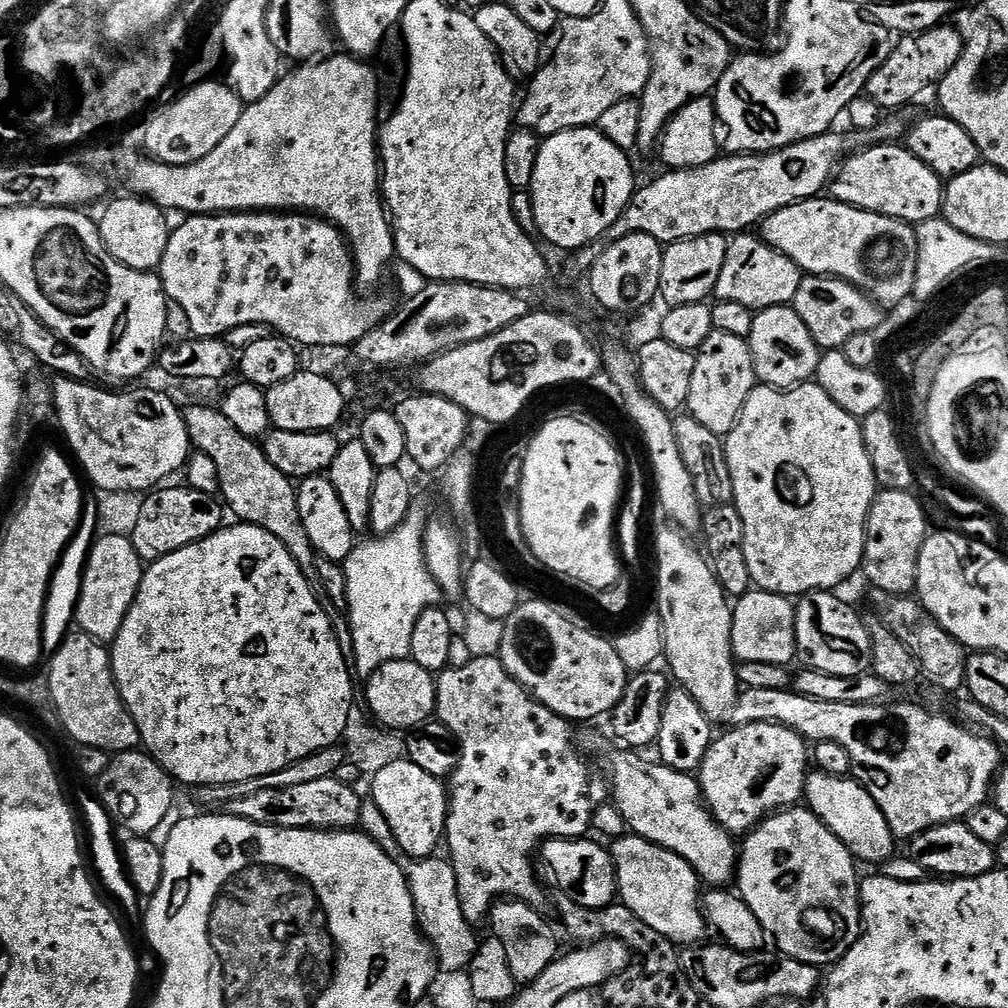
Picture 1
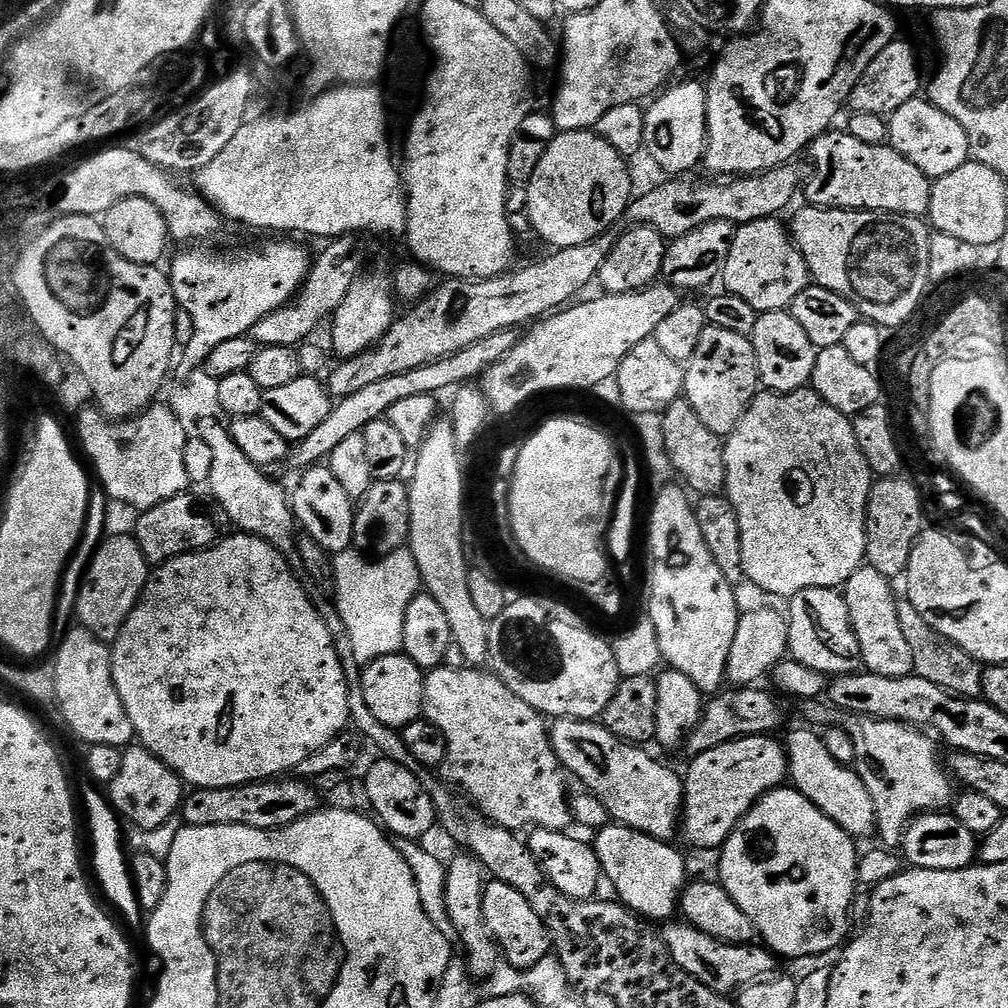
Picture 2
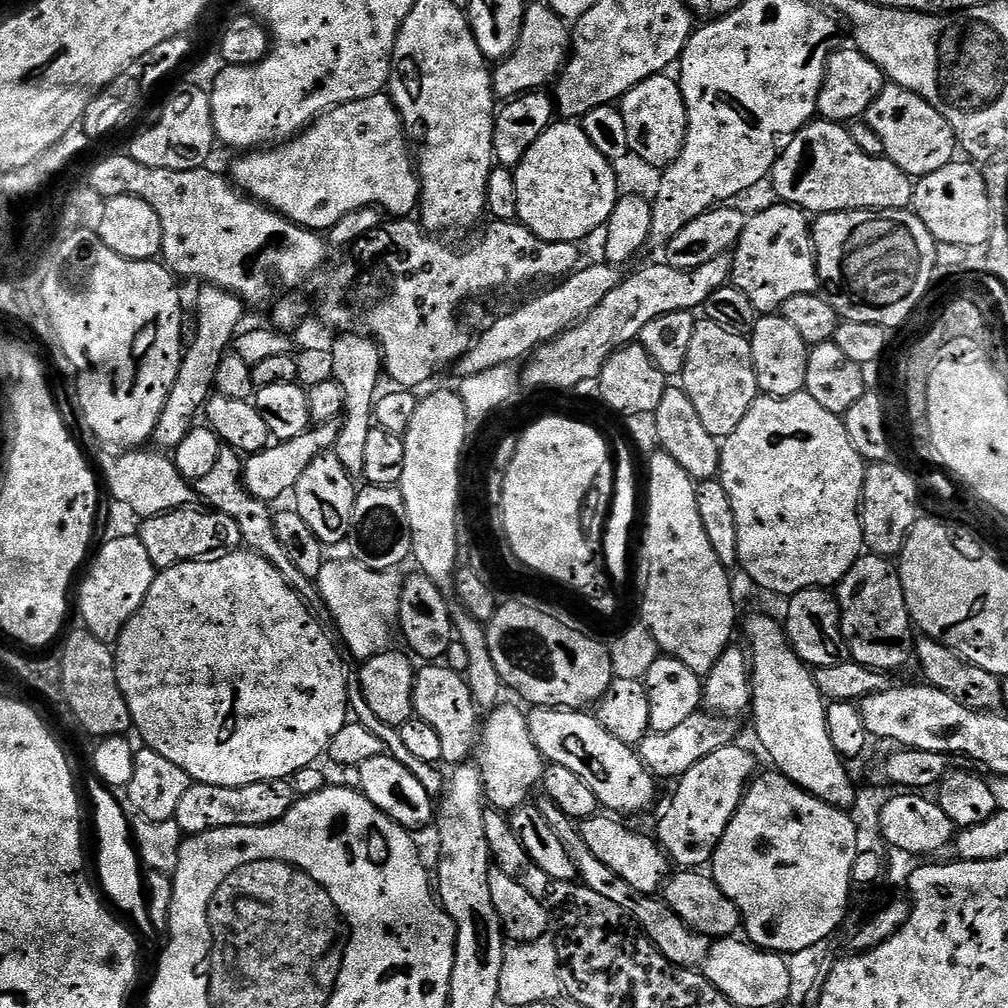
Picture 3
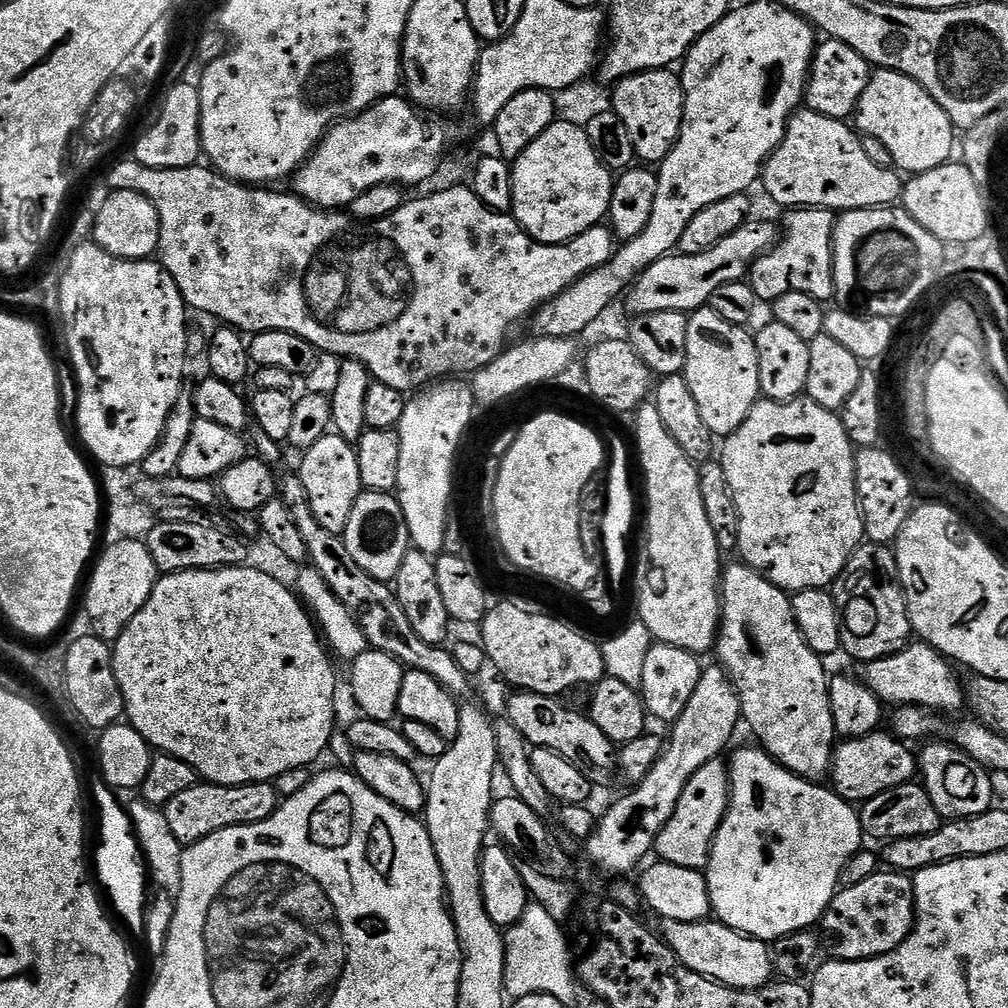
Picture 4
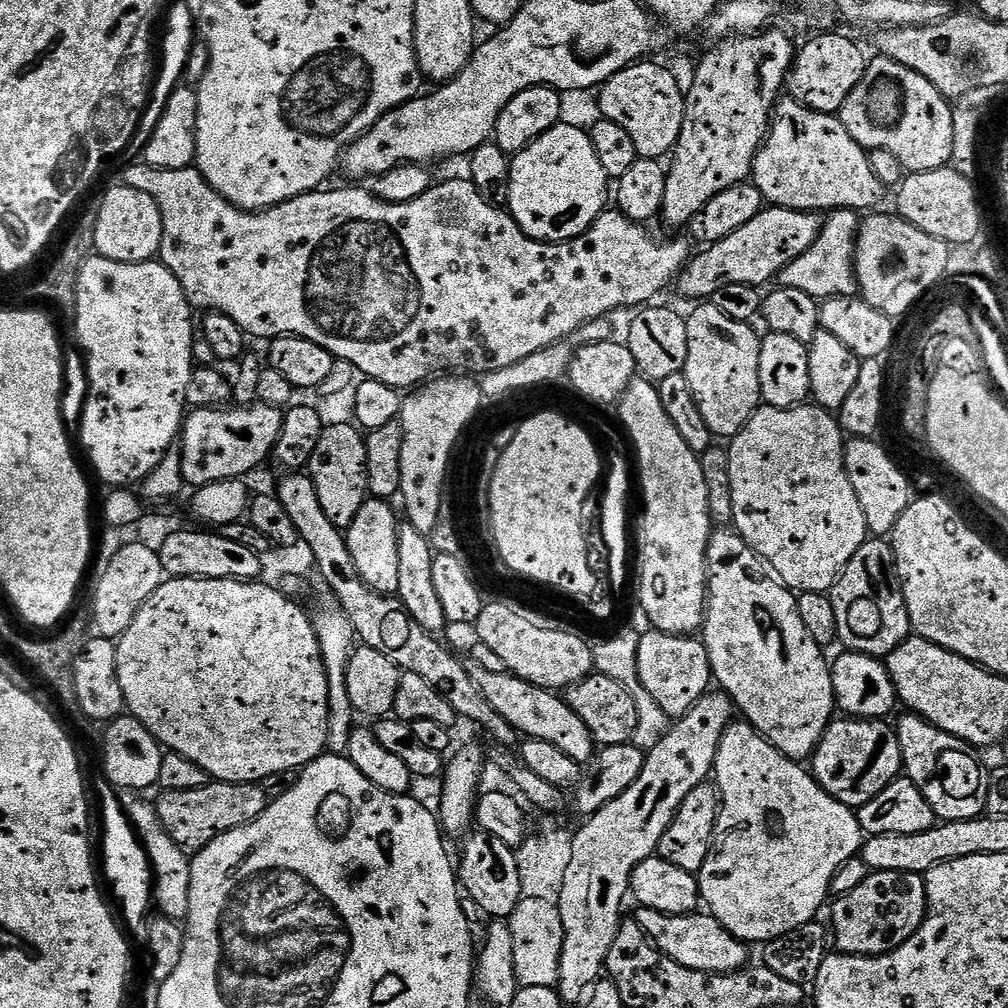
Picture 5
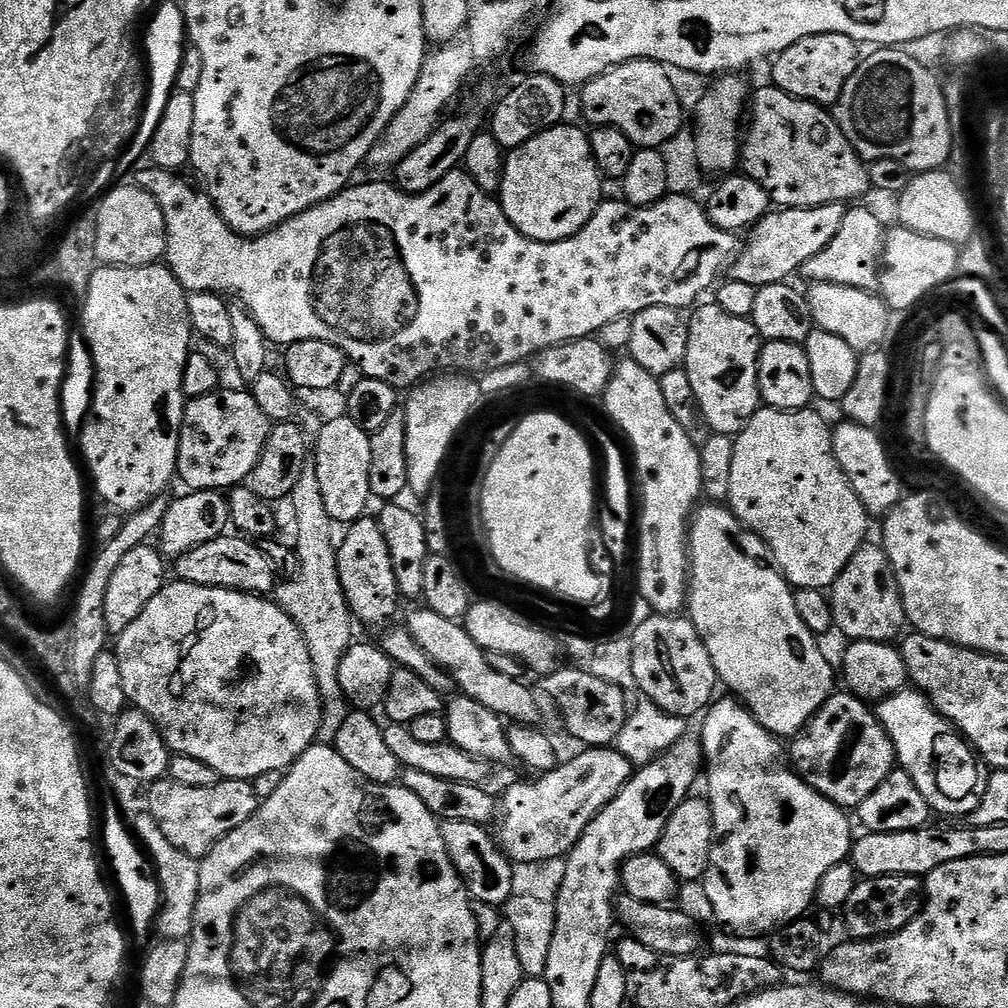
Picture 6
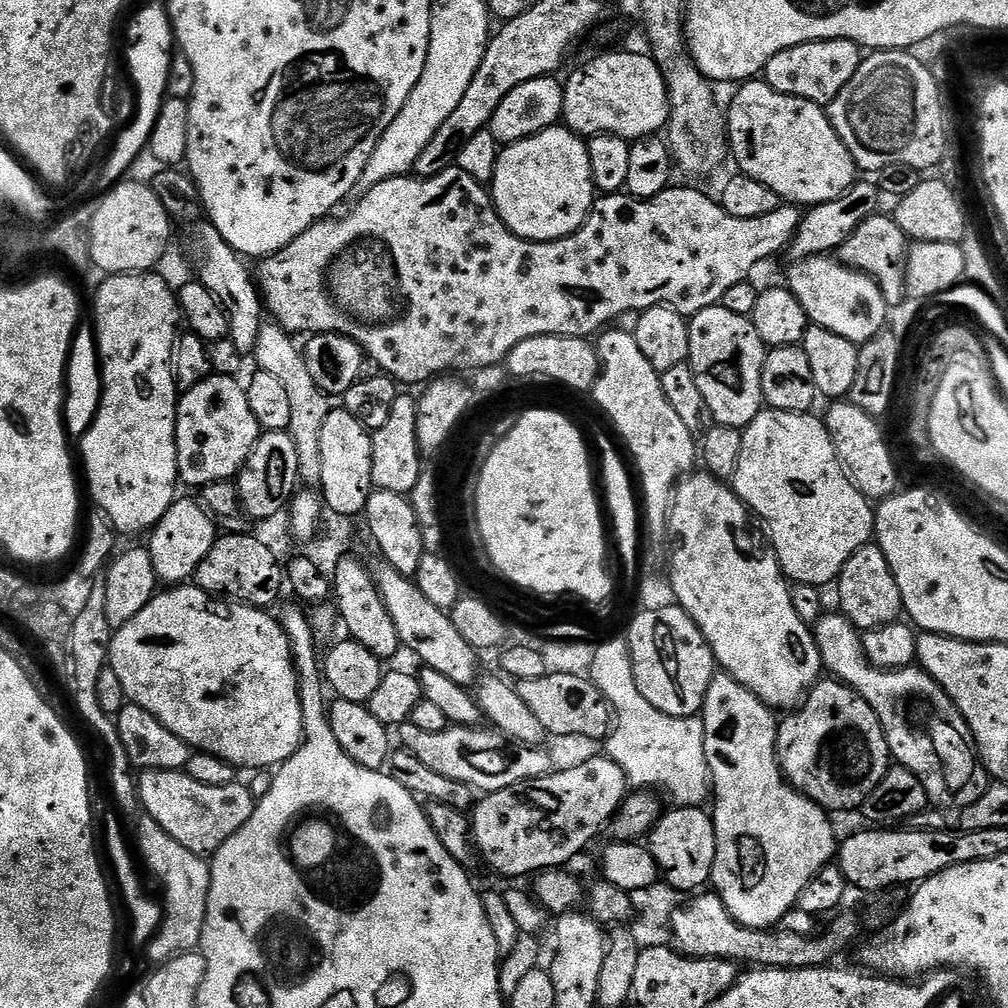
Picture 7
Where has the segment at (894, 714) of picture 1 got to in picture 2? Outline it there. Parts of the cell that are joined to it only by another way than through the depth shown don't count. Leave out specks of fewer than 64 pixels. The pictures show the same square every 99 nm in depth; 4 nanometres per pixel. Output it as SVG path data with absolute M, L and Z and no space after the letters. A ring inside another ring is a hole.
M756 686L733 687L731 690L713 695L704 705L704 713L700 716L698 726L688 735L686 748L689 748L689 753L699 754L706 750L714 750L714 746L724 744L727 740L741 740L743 736L775 733L775 728L780 724L780 704L771 691L768 693L759 692L760 690ZM851 714L843 719L842 727L854 742L854 771L870 790L874 802L879 843L889 850L899 849L913 818L925 812L939 812L953 803L954 784L942 763L942 752L940 756L937 741L927 731L913 725Z

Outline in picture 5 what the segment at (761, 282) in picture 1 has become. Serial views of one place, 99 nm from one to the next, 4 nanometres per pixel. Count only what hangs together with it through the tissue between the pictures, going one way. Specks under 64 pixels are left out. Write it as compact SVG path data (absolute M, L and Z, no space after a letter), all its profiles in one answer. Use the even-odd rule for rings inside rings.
M838 208L827 213L826 219L820 225L820 237L802 254L802 258L794 258L790 266L780 272L778 284L781 288L802 290L802 294L810 294L817 302L832 300L835 296L856 296L856 235L860 233L862 216L855 208Z

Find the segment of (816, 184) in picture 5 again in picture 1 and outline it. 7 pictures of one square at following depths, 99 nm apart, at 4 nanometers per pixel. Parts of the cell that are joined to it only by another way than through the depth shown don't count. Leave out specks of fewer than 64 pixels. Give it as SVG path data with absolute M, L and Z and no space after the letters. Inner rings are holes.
M893 142L873 144L847 157L831 181L830 196L855 208L905 220L915 226L941 215L944 189L945 185L937 172L930 170L930 166L926 166L926 162L918 159L907 147Z

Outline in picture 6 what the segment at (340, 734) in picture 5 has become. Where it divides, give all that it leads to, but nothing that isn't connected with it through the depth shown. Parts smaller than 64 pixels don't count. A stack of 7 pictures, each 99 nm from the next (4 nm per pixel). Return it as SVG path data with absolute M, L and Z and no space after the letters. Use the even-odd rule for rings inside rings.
M315 463L305 464L291 498L298 514L298 544L294 551L300 568L292 576L277 583L274 599L276 605L295 622L298 630L302 630L302 638L306 638L306 650L310 650L321 702L317 741L330 746L335 743L339 727L350 711L350 705L342 694L341 682L338 681L338 667L346 650L354 643L354 617L348 609L346 594L338 578L337 545L334 540L332 544L334 521L326 514L326 502L322 502L322 486L318 486Z

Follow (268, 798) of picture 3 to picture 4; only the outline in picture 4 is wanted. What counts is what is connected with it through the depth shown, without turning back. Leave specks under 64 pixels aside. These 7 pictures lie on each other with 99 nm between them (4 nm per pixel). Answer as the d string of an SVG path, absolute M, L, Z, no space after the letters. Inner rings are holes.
M197 782L190 790L182 790L175 798L163 805L166 822L170 822L170 831L178 838L181 846L196 844L202 838L218 830L226 830L243 824L257 824L276 813L278 793L272 782L258 784L214 784Z

